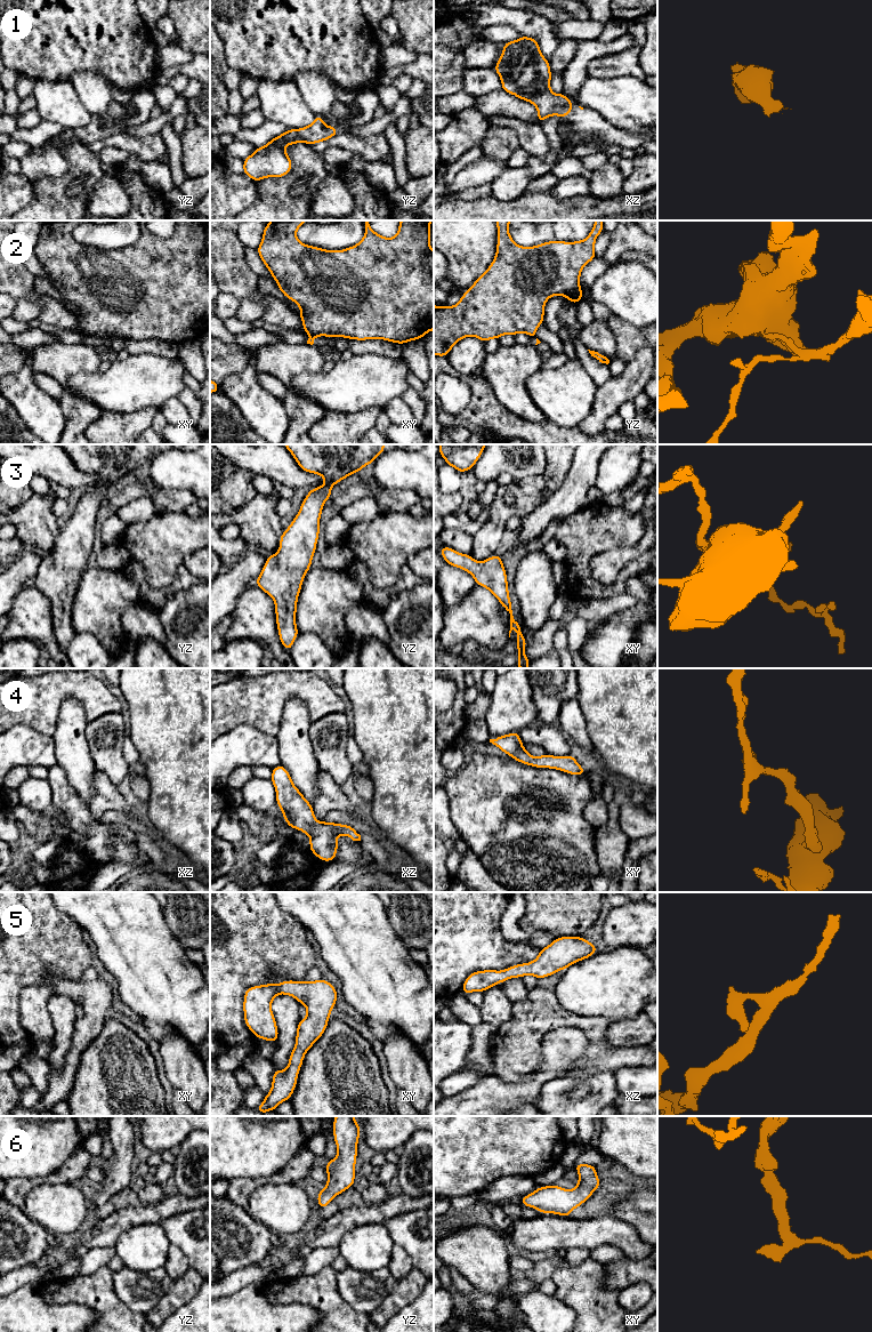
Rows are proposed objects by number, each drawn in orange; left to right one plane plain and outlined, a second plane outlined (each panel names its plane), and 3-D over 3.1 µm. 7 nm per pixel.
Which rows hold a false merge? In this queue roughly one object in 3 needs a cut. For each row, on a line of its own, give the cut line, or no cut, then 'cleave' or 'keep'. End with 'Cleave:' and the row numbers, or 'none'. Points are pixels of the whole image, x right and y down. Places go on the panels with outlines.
1: no cut | keep
2: xy (311, 334), (316, 336) | cleave
3: no cut | keep
4: no cut | keep
5: no cut | keep
6: no cut | keep
Cleave: 2

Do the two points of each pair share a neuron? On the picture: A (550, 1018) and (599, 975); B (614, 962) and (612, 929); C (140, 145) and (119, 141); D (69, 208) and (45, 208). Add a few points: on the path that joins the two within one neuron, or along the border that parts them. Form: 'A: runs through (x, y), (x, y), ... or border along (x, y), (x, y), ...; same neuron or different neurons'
A: border along (554, 991), (557, 1001), (565, 1009), (588, 1017); different neurons
B: border along (639, 948), (616, 947), (612, 951), (603, 952); different neurons
C: runs through (135, 145), (124, 142); same neuron
D: runs through (63, 208), (50, 208); same neuron

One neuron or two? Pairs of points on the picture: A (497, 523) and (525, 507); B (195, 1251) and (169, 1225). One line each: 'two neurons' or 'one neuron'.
A: one neuron
B: one neuron

